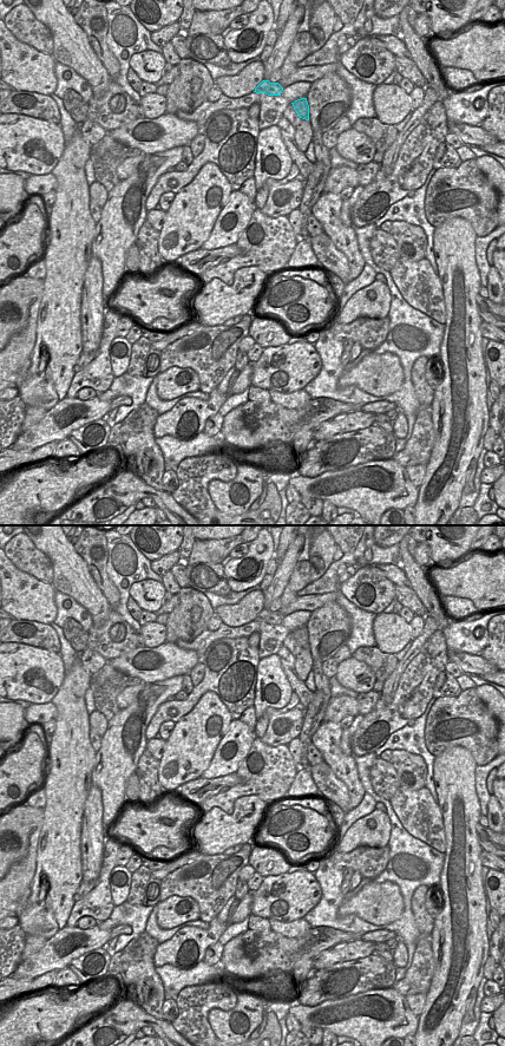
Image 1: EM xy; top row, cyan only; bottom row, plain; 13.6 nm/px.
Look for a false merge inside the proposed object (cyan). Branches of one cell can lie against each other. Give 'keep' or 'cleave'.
keep

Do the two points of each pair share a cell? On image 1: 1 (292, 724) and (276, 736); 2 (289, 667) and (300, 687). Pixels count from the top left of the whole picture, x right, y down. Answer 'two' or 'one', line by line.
1: one
2: one

